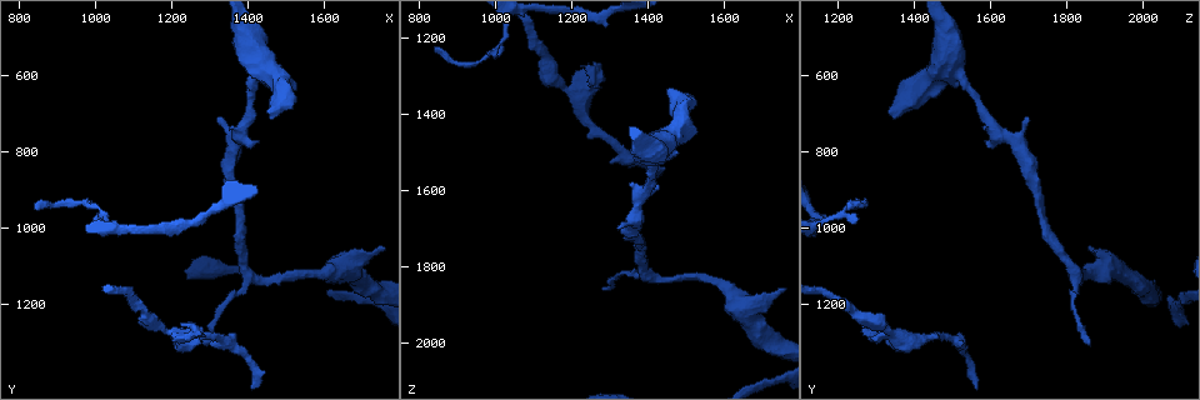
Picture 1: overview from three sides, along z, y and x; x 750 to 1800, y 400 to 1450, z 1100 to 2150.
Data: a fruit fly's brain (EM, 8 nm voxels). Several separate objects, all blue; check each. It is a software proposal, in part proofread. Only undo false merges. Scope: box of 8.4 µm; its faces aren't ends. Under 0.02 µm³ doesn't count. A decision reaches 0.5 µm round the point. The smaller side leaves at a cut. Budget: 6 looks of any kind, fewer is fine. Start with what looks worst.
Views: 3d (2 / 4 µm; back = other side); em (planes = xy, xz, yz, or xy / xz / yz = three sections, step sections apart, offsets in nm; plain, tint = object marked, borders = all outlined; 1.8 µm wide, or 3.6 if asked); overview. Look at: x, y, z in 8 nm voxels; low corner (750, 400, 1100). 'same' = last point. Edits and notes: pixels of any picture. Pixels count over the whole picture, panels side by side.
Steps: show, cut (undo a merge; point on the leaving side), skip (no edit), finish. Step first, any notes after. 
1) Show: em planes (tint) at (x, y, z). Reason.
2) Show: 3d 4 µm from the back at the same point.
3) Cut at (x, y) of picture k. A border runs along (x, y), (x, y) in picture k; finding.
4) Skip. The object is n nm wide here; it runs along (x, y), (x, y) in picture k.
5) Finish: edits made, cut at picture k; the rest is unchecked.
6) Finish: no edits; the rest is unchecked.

Show: em planes (tint) at (1025, 970, 1195). Abrupt turn.

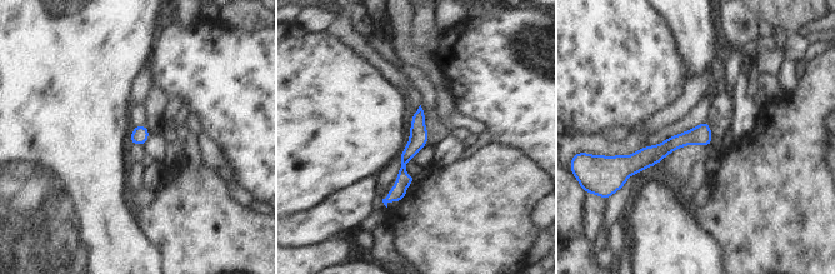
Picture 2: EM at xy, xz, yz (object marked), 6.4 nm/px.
Skip. It runs along (420, 113), (418, 142), (390, 198) in picture 2; all the same neuron.

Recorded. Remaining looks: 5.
Show: 3d 4 µm at (1425, 595, 1515). Arms part here.

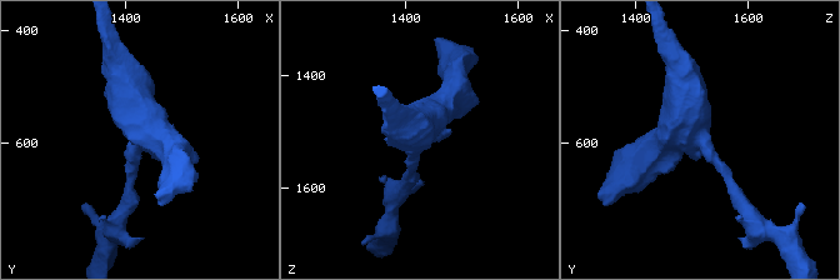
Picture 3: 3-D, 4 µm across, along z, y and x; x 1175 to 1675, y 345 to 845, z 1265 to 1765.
Show: em planes (borders) at (1420, 595, 1515). 3 arms meet here; the arms are 180, 380, 420 nm wide; now the EM.

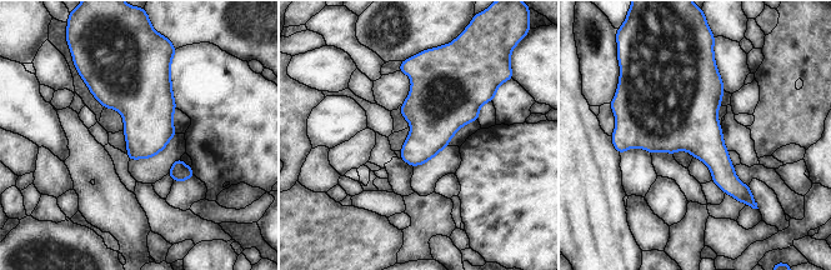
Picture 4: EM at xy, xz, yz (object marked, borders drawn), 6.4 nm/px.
Skip. Continuous, no second neuron.

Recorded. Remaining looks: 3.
Show: em planes (tint) at (1400, 1125, 1825). Sharp bend.

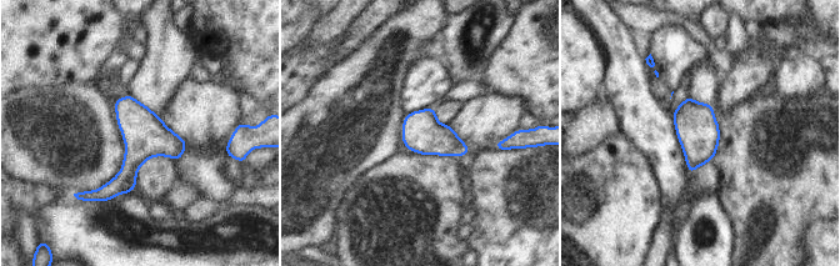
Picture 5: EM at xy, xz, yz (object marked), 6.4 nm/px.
Skip. The object is 260 nm wide here; continuous, no second neuron.

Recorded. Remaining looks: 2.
Finish: no edits; the rest is unchecked.

